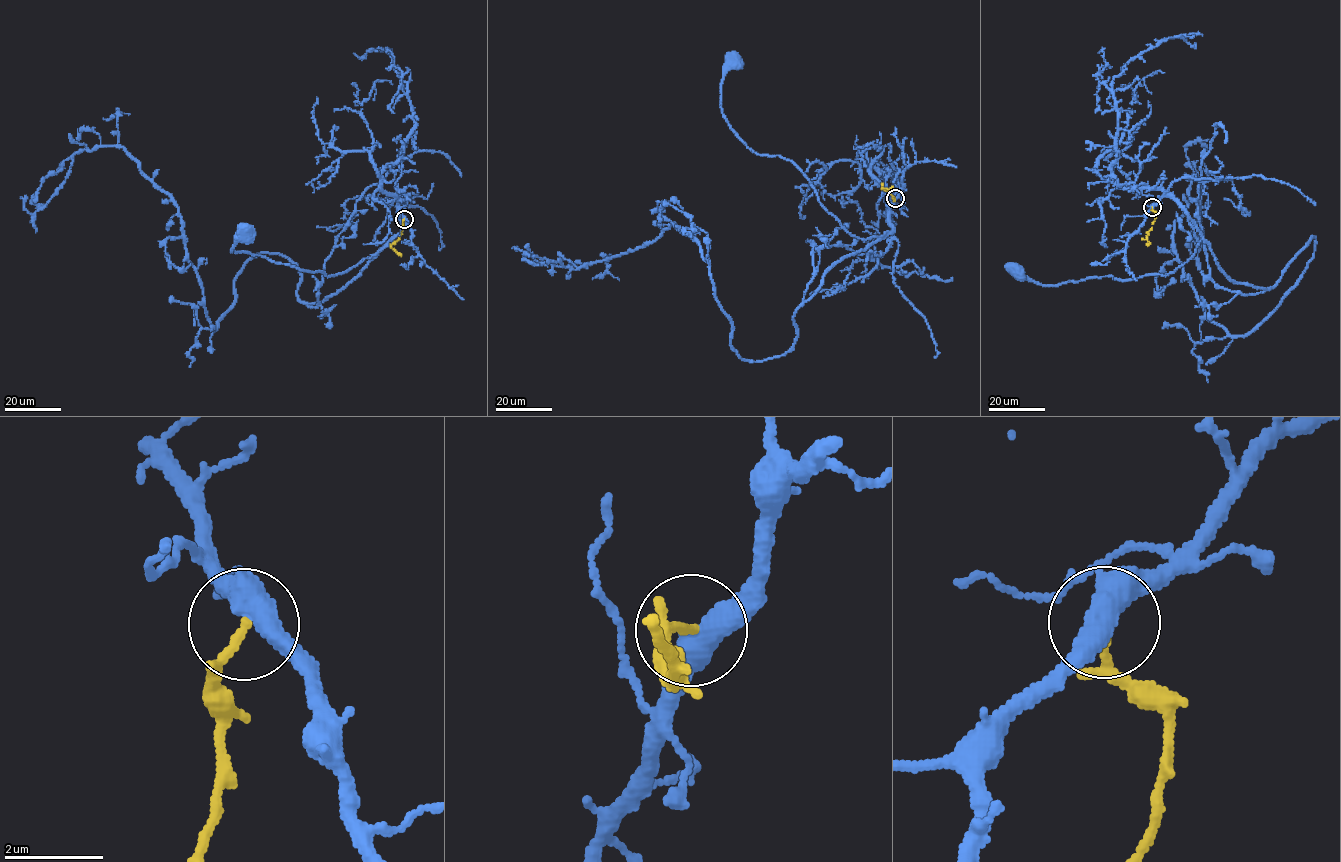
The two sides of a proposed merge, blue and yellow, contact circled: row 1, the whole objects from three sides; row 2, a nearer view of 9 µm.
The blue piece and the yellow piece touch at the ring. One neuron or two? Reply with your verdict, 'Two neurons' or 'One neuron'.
Two neurons

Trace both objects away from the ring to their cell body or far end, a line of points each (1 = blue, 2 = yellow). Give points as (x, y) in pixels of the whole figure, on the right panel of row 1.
1: (1152, 207), (1170, 195), (1199, 242), (1172, 272), (1056, 285), (1039, 285), (1018, 271)
2: (1152, 207), (1155, 219), (1148, 232), (1147, 246)

